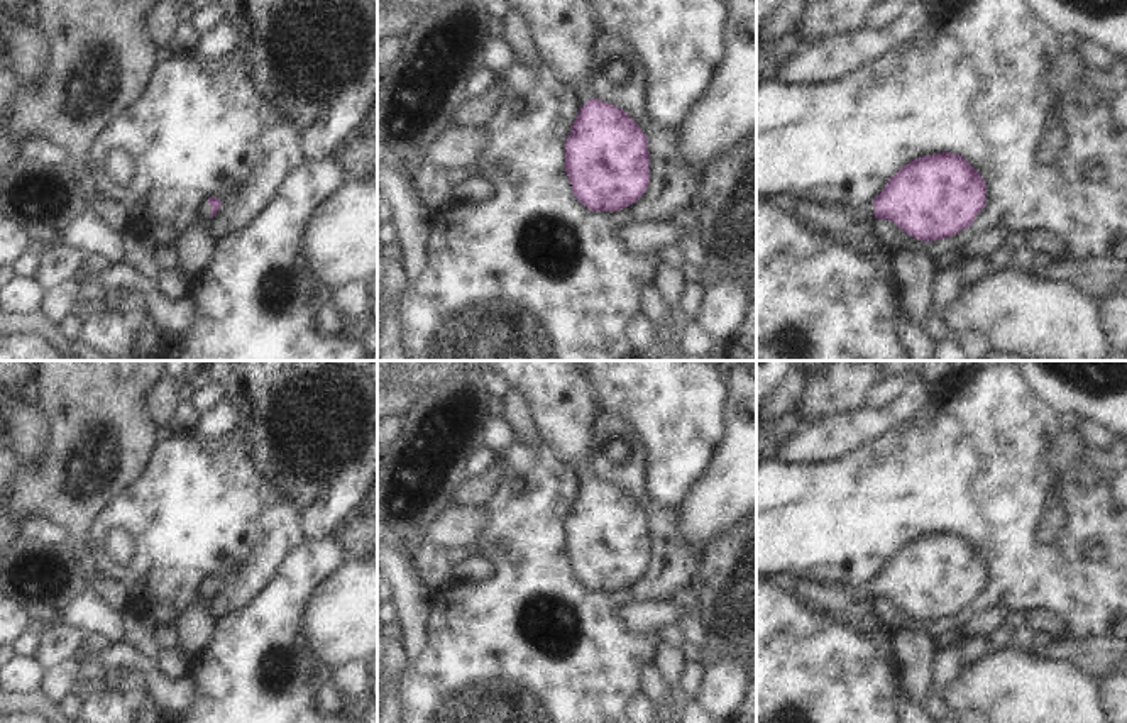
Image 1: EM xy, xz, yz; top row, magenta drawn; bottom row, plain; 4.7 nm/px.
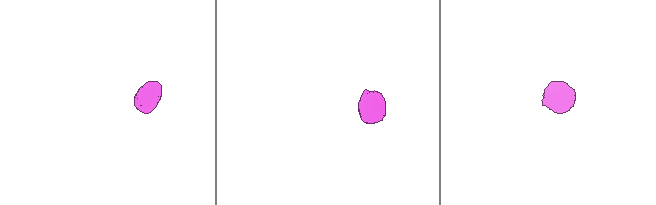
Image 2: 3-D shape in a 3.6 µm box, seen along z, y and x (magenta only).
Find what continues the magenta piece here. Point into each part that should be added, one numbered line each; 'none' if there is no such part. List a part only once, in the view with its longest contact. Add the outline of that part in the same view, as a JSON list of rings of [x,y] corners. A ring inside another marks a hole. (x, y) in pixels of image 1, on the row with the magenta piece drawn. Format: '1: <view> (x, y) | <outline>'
1: xy (195, 244) | [[[205,200],[200,205],[196,222],[186,227],[171,244],[178,254],[176,269],[190,281],[206,268],[213,256],[217,239],[208,232],[210,220],[212,207]]]

